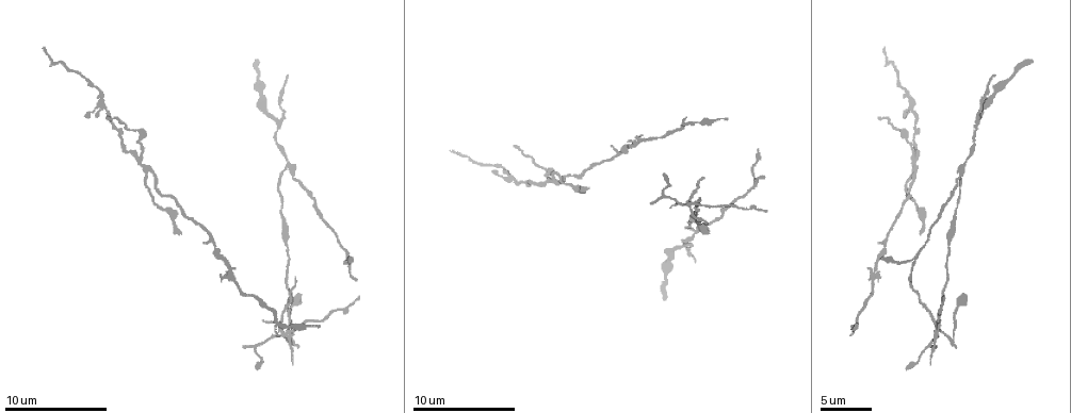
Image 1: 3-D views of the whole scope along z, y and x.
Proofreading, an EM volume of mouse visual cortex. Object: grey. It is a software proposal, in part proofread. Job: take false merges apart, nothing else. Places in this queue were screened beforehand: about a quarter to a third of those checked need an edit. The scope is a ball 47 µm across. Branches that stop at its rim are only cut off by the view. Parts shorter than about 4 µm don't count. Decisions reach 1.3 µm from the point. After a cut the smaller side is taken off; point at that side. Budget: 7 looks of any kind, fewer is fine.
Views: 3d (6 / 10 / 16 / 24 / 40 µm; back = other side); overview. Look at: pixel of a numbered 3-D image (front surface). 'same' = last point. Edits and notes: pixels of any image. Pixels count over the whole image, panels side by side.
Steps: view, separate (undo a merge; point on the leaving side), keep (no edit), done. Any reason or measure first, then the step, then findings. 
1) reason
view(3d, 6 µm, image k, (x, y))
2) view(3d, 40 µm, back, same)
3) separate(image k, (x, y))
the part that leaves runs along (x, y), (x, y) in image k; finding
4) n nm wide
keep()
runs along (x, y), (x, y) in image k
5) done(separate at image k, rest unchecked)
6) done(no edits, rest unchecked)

thin arm on a thick one
view(3d, 10 µm, image 1, (912, 155))

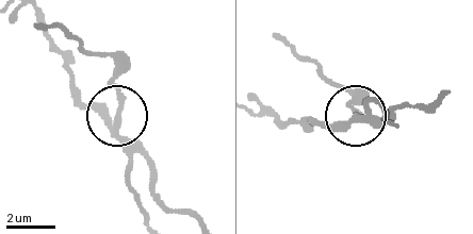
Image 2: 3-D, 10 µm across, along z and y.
separate(image 2, (119, 102))
the part that leaves runs along (121, 143), (128, 183), (144, 214) in image 2; a second cell is stuck on

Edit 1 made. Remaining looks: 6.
view(overview)

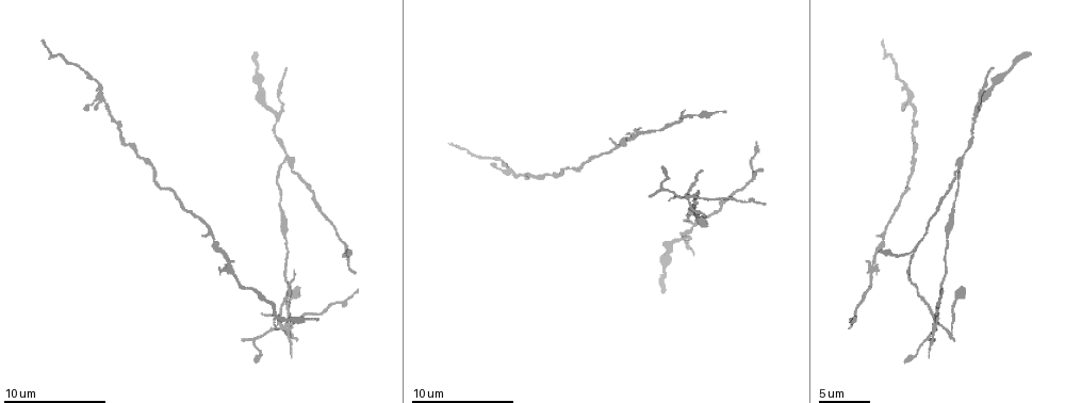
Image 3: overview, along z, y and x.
thin arm on a thick one
view(3d, 16 µm, image 3, (885, 233))

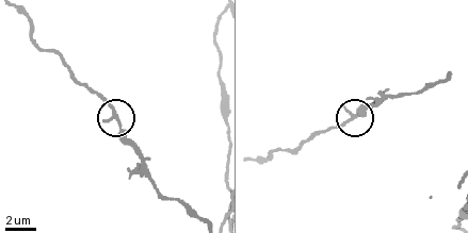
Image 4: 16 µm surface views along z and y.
3 arms
keep()
continuous, no second cell

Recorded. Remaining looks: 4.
side arm on a straight run
view(3d, 10 µm, image 3, (289, 159))

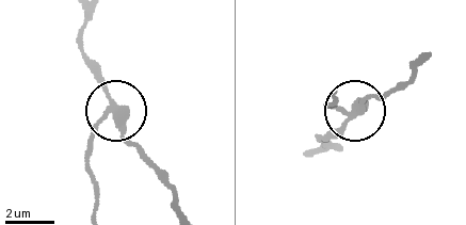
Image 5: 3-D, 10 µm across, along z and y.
separate(image 5, (87, 142))
the part that leaves runs along (115, 116), (97, 129), (86, 165), (93, 208) in image 5; a second cell is stuck on

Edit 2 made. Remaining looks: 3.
done(separate at image 2, separate at image 5, rest unchecked)

